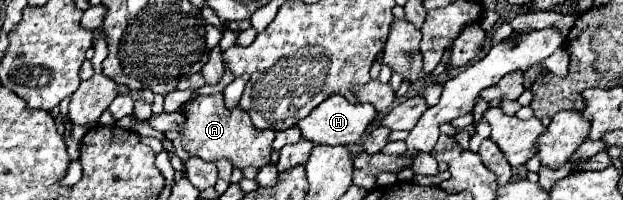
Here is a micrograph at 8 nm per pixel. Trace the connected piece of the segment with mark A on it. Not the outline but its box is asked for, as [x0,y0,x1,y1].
[181,94,275,170]

